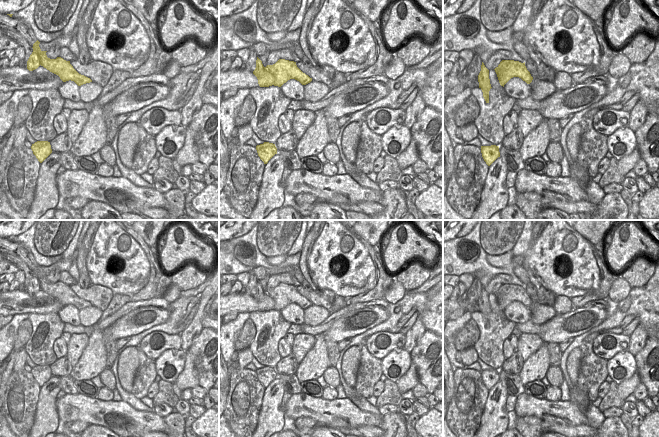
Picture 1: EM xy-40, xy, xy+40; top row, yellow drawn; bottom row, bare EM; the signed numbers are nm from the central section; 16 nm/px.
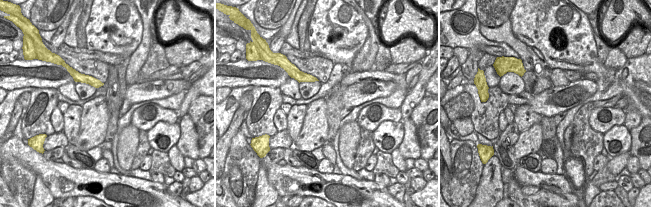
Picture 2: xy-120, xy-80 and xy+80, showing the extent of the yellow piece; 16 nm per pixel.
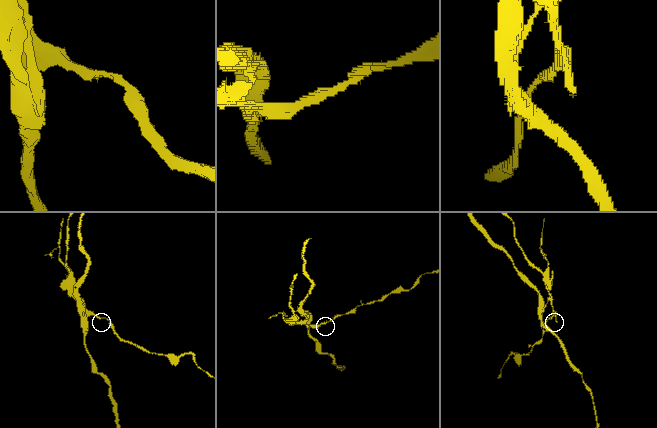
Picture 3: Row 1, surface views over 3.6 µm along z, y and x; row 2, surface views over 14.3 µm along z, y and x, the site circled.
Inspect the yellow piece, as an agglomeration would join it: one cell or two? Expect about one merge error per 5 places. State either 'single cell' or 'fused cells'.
fused cells

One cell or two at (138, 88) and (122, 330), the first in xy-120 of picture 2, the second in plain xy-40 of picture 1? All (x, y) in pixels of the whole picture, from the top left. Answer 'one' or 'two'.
one

